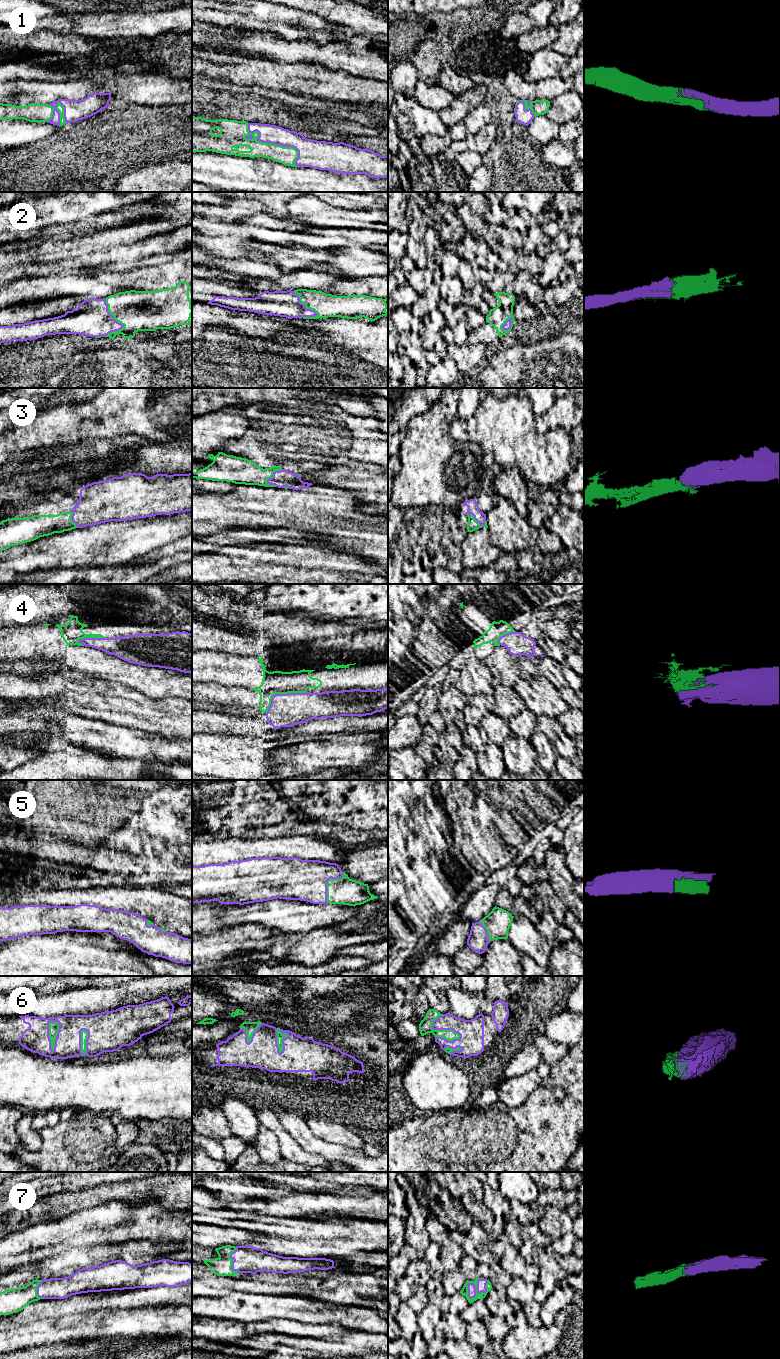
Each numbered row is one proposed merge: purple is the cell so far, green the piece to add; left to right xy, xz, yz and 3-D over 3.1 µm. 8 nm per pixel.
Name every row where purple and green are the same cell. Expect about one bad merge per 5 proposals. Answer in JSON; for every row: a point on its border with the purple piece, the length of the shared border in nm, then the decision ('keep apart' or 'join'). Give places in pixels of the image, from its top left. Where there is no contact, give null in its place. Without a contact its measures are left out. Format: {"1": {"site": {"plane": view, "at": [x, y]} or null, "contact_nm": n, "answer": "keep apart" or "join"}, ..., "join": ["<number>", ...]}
{"1": {"site": {"plane": "xz", "at": [274, 143]}, "contact_nm": 550, "answer": "join"}, "2": {"site": {"plane": "xy", "at": [116, 321]}, "contact_nm": 320, "answer": "join"}, "3": {"site": {"plane": "xz", "at": [273, 474]}, "contact_nm": 180, "answer": "join"}, "4": {"site": {"plane": "xz", "at": [281, 694]}, "contact_nm": 380, "answer": "keep apart"}, "5": {"site": {"plane": "xz", "at": [326, 882]}, "contact_nm": 280, "answer": "join"}, "6": {"site": {"plane": "yz", "at": [443, 1029]}, "contact_nm": 260, "answer": "join"}, "7": {"site": {"plane": "yz", "at": [482, 1291]}, "contact_nm": 220, "answer": "join"}, "join": ["1", "2", "3", "5", "6", "7"]}

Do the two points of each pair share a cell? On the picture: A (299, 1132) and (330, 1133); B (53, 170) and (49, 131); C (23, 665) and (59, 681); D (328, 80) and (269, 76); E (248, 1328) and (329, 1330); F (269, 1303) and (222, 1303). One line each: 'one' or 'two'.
A: two
B: two
C: two
D: one
E: one
F: one

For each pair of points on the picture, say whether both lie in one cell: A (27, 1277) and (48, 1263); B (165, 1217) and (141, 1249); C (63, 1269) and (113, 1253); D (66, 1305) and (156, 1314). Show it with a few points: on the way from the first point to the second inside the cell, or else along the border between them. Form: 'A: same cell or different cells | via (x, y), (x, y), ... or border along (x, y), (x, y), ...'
A: different cells | border along (49, 1256), (26, 1266), (36, 1273), (34, 1279)
B: different cells | border along (171, 1241), (125, 1242)
C: same cell | via (75, 1258), (101, 1254)
D: different cells | border along (129, 1309), (98, 1309), (82, 1314)

